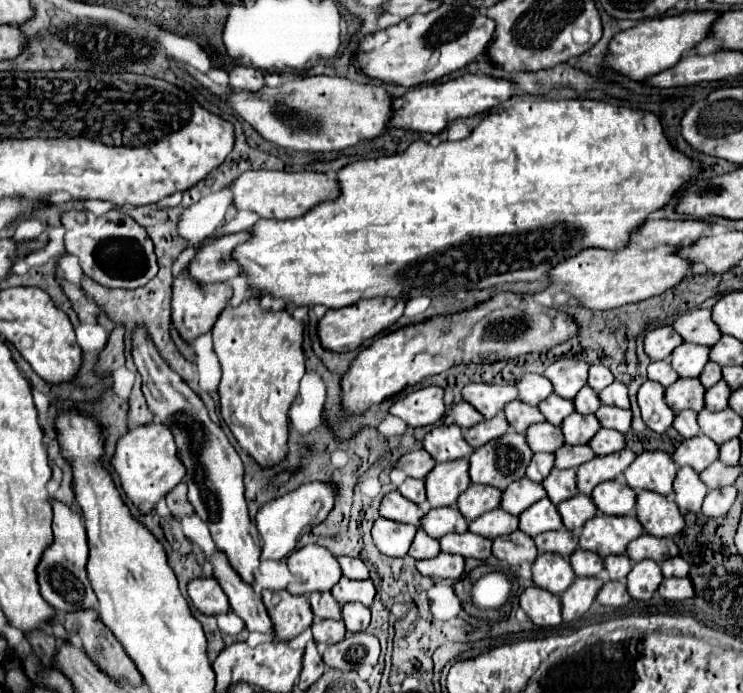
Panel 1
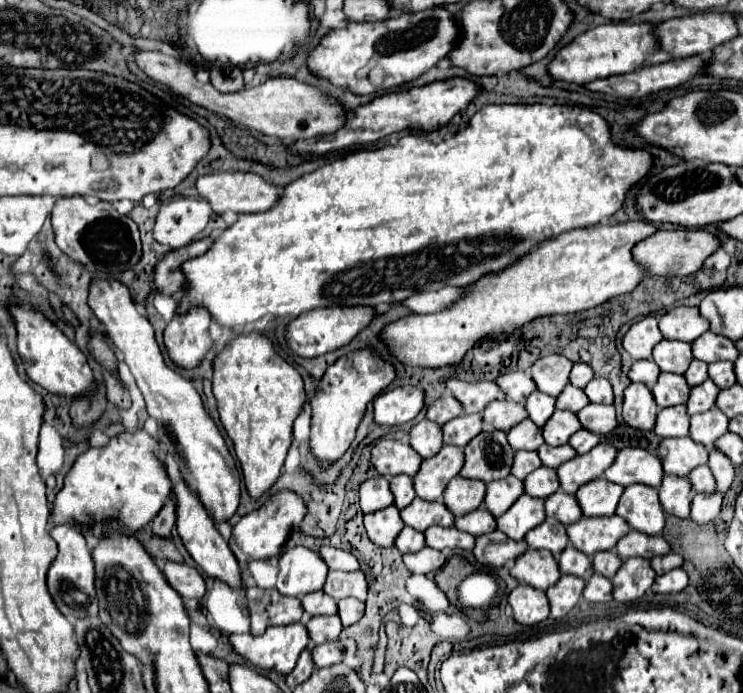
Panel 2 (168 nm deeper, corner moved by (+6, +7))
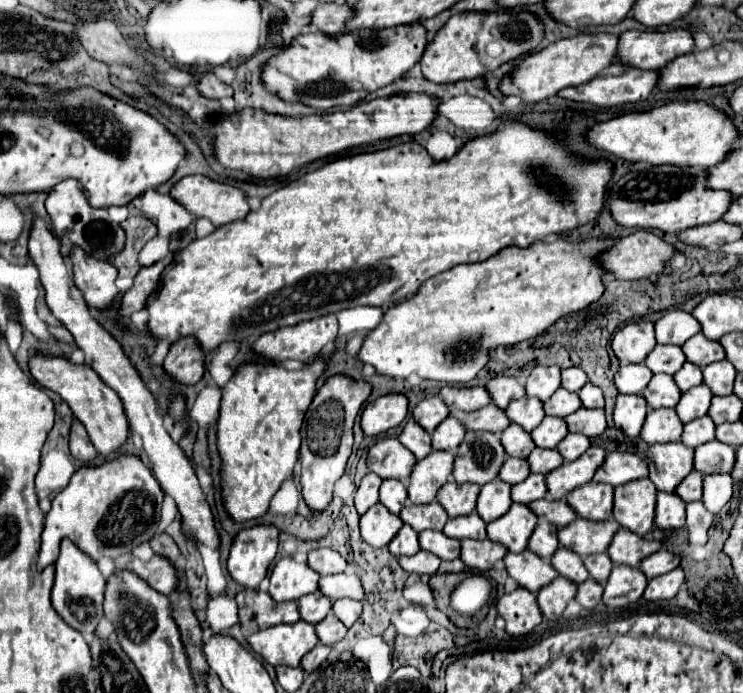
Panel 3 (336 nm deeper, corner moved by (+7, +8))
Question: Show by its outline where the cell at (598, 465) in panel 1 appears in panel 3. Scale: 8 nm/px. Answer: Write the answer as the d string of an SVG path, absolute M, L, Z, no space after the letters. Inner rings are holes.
M591 446L583 456L575 462L565 462L557 470L547 474L547 488L553 500L565 498L577 486L583 486L593 478L593 472L603 464L605 450L599 446Z

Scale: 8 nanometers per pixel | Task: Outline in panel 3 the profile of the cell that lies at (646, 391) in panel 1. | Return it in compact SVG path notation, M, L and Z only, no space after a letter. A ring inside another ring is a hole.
M619 394L615 404L615 426L623 430L627 436L639 436L643 422L647 416L645 398L639 394Z

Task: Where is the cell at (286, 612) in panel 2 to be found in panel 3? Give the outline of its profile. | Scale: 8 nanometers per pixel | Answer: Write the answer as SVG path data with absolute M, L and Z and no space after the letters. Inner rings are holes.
M245 588L235 600L239 606L239 622L249 632L265 630L275 624L293 624L301 618L295 600L275 602L269 592Z

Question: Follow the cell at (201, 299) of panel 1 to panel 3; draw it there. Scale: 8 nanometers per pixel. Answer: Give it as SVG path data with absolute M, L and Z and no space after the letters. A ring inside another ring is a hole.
M185 336L177 340L177 344L171 344L163 368L175 380L183 384L195 384L205 372L205 352L197 340L193 340L193 336Z

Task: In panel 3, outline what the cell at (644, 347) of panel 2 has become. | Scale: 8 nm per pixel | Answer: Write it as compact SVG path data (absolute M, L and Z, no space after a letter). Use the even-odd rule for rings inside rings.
M649 320L629 322L611 340L611 348L621 360L621 364L643 362L649 350L655 348L655 344L657 342L655 342L655 332L653 332L653 322Z

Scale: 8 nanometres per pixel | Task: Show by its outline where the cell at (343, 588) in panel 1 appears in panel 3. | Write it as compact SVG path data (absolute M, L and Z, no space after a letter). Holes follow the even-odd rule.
M343 572L343 574L331 574L331 576L323 576L319 580L319 590L331 600L339 600L339 598L353 598L353 600L363 600L363 586L361 580L351 574L351 572Z

